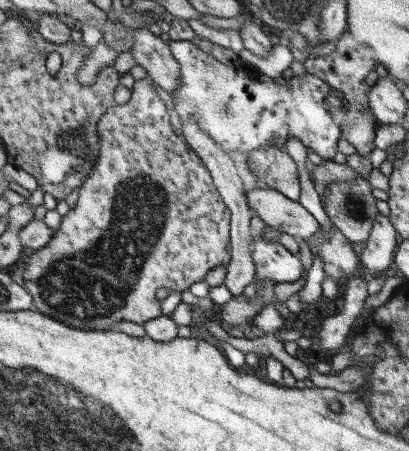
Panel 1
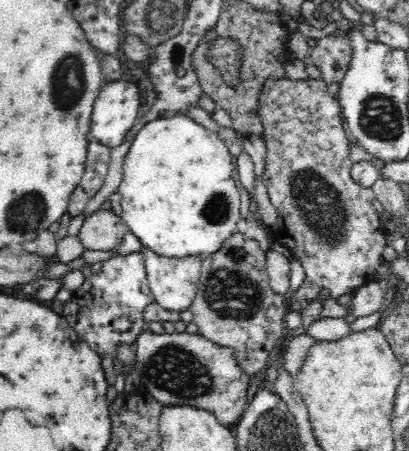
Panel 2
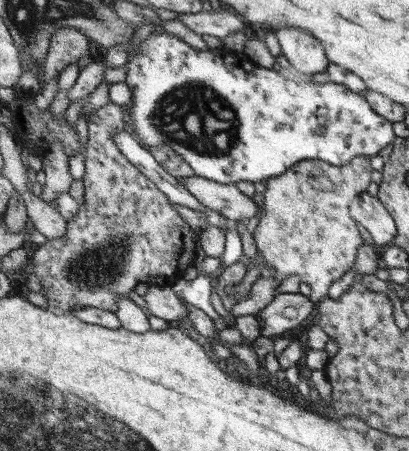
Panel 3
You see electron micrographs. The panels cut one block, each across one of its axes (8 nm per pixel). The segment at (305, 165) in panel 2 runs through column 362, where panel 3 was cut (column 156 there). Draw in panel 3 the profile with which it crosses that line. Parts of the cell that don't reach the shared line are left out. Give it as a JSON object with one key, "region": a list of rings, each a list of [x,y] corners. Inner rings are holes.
{"region":[[[107,104],[107,106],[99,106],[97,112],[89,114],[89,148],[87,148],[87,174],[85,174],[85,186],[87,186],[87,194],[85,194],[85,204],[79,204],[79,212],[71,218],[69,222],[69,230],[67,230],[67,236],[59,238],[59,240],[49,240],[45,242],[43,246],[37,248],[35,256],[33,256],[33,264],[31,264],[31,274],[37,276],[43,284],[43,290],[45,290],[45,296],[49,300],[49,308],[53,312],[73,312],[77,308],[103,308],[103,310],[111,310],[111,312],[117,312],[121,306],[117,304],[117,300],[121,298],[131,298],[131,300],[137,300],[137,296],[133,294],[137,284],[139,282],[149,282],[151,286],[173,286],[177,280],[183,278],[183,274],[187,272],[187,268],[195,268],[195,260],[197,260],[197,240],[199,236],[187,226],[187,222],[177,214],[177,210],[173,206],[169,206],[169,196],[165,192],[161,192],[161,188],[147,176],[141,172],[141,168],[137,168],[133,162],[129,162],[129,158],[121,152],[117,140],[115,140],[115,134],[119,134],[125,126],[125,116],[129,116],[133,110],[131,106],[117,106],[117,104]]]}

